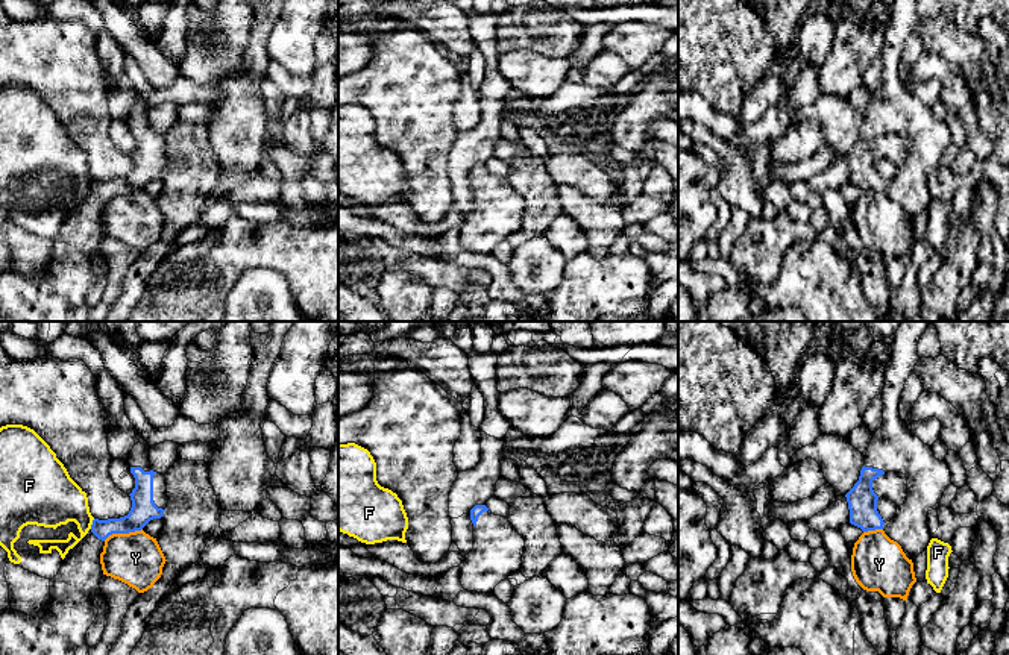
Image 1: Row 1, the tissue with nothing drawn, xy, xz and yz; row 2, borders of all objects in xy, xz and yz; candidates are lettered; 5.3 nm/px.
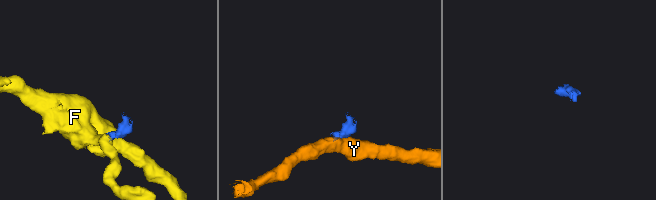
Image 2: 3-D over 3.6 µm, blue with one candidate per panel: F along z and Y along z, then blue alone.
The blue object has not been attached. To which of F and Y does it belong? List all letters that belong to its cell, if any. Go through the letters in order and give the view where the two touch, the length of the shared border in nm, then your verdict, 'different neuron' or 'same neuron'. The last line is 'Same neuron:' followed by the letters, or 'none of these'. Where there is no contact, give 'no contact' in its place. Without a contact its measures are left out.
F: xy | 60 nm | different neuron
Y: xy | 220 nm | different neuron
Same neuron: none of these

